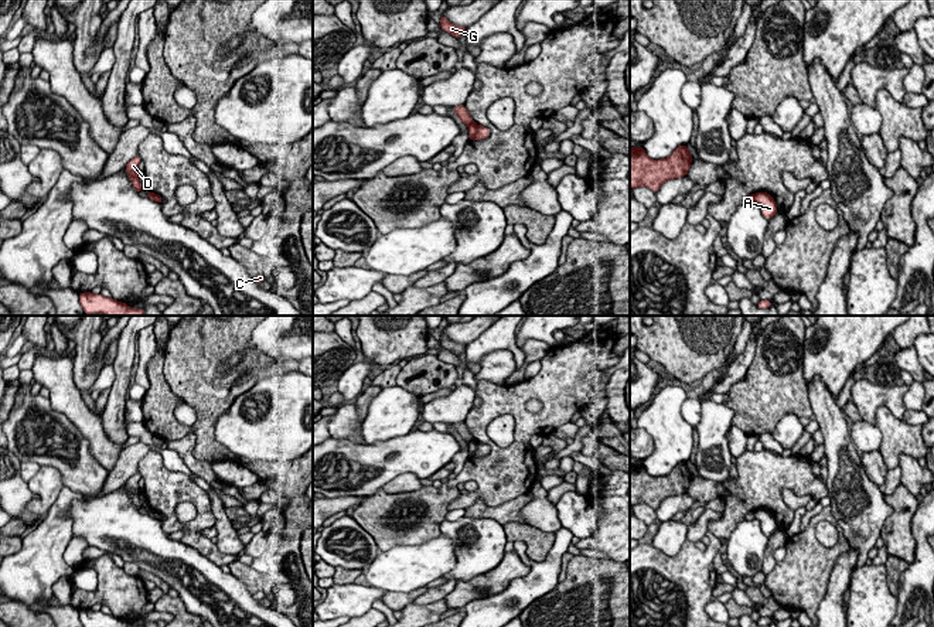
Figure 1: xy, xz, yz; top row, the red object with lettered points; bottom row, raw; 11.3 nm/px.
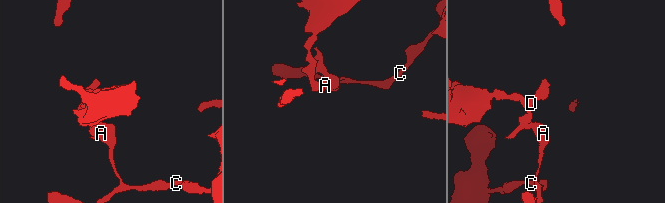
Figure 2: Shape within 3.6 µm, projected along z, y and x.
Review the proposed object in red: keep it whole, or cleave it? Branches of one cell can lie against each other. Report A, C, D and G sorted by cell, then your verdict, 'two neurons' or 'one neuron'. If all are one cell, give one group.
A C / D G; two neurons

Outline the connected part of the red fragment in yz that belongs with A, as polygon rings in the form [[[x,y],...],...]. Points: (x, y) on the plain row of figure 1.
[[[756,510],[754,518],[760,521],[763,532],[770,538],[778,528],[774,515],[767,510]]]

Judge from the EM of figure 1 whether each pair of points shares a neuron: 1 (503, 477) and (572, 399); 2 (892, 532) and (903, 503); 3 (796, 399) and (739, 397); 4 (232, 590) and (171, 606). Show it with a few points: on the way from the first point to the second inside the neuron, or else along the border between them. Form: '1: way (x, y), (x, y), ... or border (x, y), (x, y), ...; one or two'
1: way (520, 455), (521, 438), (537, 422), (549, 416); one
2: way (899, 525), (903, 510); one
3: way (781, 397), (753, 397); one
4: border (179, 596), (188, 612); two

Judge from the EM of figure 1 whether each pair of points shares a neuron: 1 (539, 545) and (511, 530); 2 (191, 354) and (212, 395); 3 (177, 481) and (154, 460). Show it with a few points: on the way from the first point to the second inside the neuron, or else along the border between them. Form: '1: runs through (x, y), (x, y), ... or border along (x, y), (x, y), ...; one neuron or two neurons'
1: runs through (532, 538), (518, 531); one neuron
2: runs through (191, 364), (193, 375), (203, 385); one neuron
3: runs through (170, 480), (157, 467); one neuron

